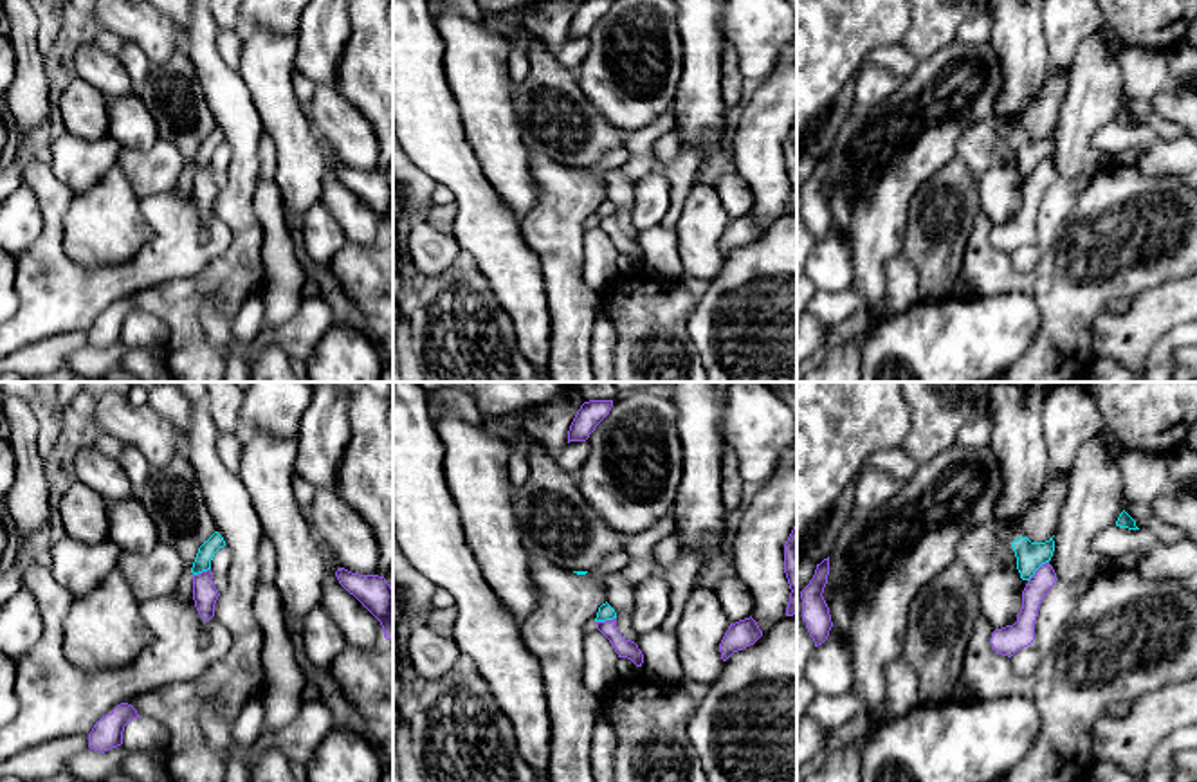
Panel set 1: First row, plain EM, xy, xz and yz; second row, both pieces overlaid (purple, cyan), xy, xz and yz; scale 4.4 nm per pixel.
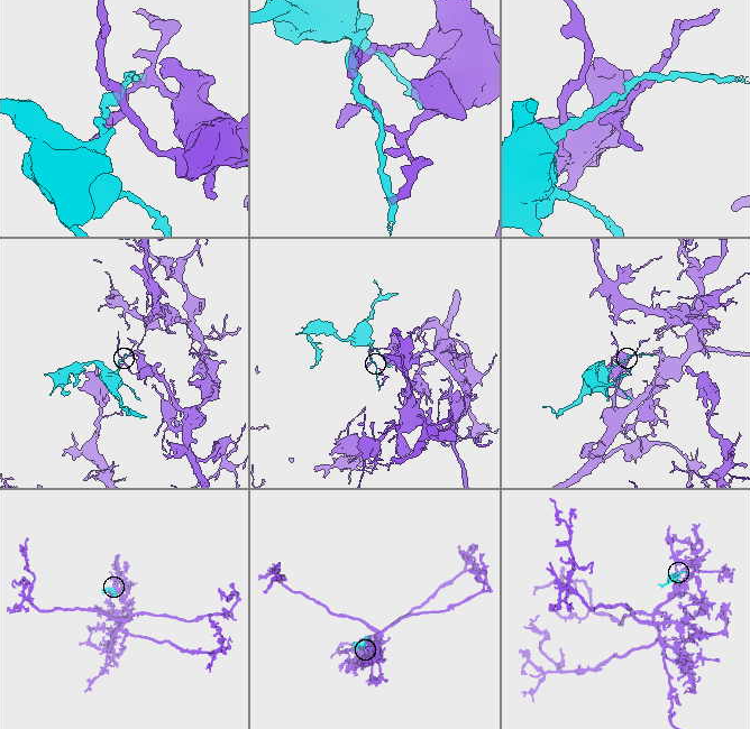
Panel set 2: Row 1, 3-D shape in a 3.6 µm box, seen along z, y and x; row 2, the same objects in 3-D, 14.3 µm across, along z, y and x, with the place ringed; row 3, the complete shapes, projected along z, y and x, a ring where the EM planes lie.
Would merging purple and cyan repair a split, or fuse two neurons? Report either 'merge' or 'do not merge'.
do not merge

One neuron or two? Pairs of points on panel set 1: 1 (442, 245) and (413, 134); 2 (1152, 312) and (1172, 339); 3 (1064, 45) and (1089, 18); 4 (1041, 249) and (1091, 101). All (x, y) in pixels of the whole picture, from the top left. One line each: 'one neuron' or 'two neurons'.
1: two neurons
2: two neurons
3: one neuron
4: one neuron

